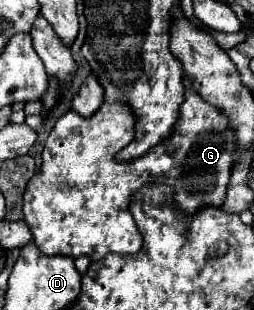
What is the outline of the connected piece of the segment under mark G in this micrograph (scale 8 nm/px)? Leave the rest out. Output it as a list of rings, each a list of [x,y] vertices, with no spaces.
[[[190,77],[186,79],[186,101],[180,107],[178,123],[168,141],[162,141],[146,155],[132,161],[116,161],[116,153],[126,147],[134,139],[136,117],[126,103],[104,103],[94,115],[82,117],[76,111],[64,113],[54,129],[50,131],[44,151],[42,151],[42,167],[28,181],[24,193],[24,221],[32,231],[34,243],[40,247],[44,255],[66,255],[80,257],[88,255],[92,261],[104,259],[108,253],[138,253],[142,247],[142,235],[130,215],[130,203],[134,193],[148,183],[164,183],[174,189],[172,199],[180,211],[186,215],[194,215],[204,207],[222,207],[226,199],[226,189],[230,183],[230,169],[234,165],[236,151],[236,135],[230,119],[218,111],[218,107],[208,105],[192,87]]]

